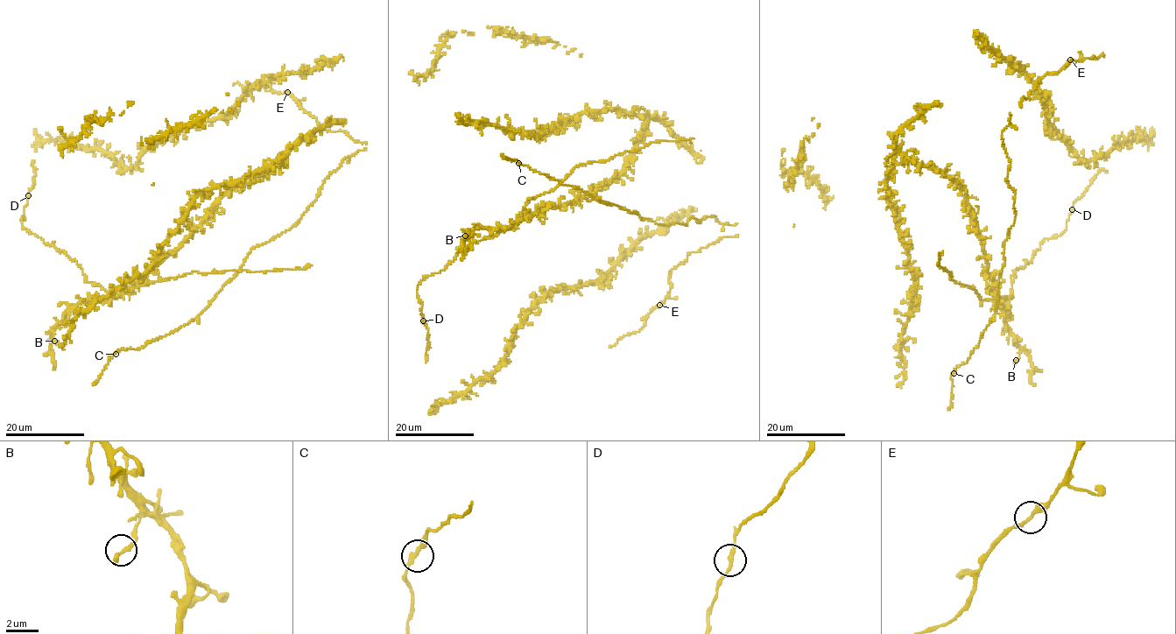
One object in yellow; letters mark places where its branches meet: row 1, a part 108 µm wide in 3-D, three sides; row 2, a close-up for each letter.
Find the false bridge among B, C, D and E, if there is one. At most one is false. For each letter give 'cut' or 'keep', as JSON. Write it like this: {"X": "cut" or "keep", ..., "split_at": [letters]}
{"B": "keep", "C": "keep", "D": "keep", "E": "keep", "split_at": []}

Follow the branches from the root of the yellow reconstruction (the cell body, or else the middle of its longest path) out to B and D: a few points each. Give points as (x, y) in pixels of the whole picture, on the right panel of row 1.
B: (1011, 290), (1004, 322), (1021, 350), (1016, 360)
D: (1011, 290), (1014, 272), (1032, 261), (1032, 256), (1045, 239), (1058, 236), (1065, 230), (1072, 209)

